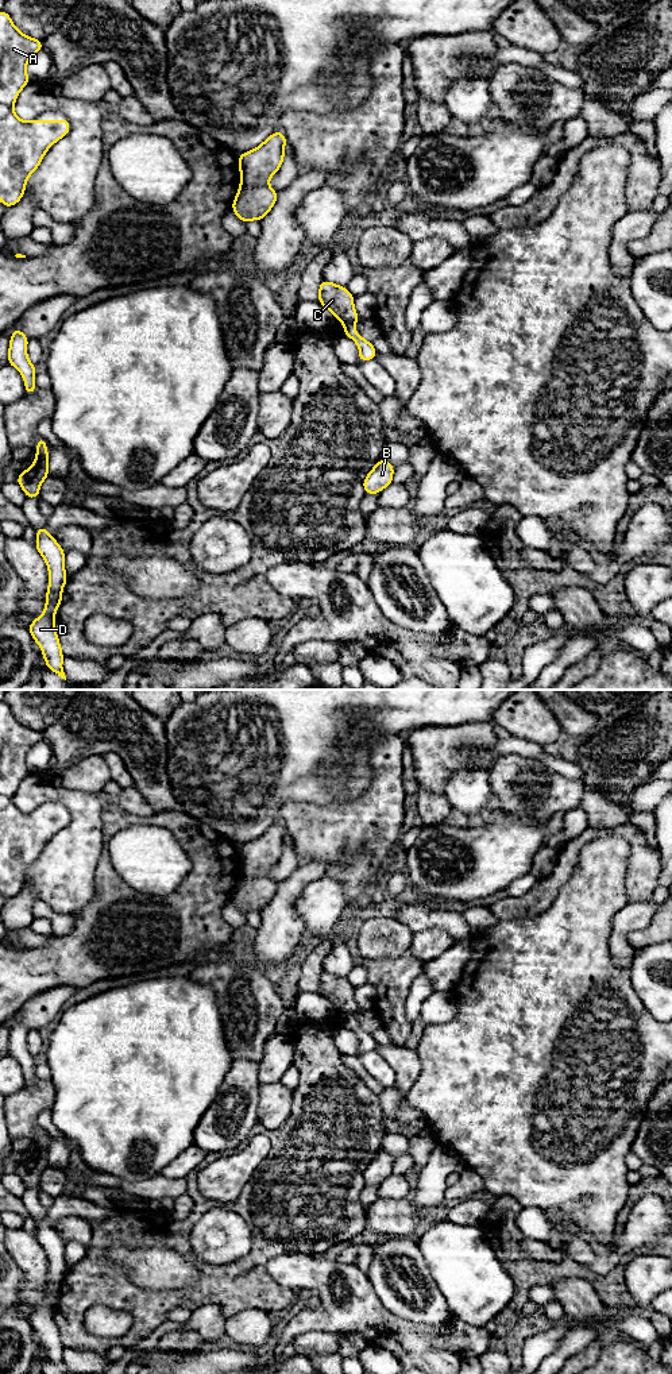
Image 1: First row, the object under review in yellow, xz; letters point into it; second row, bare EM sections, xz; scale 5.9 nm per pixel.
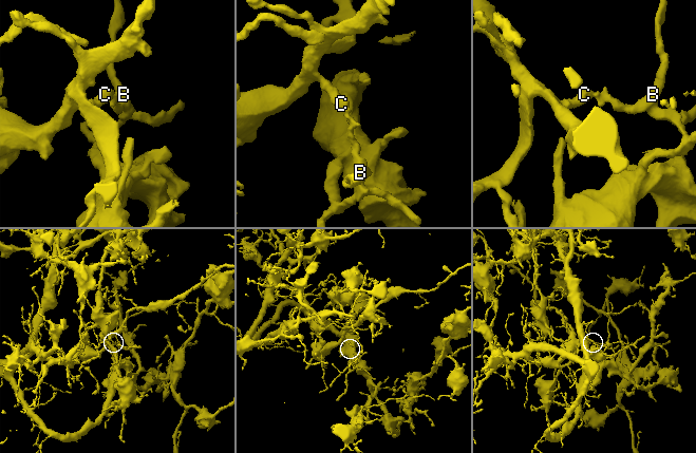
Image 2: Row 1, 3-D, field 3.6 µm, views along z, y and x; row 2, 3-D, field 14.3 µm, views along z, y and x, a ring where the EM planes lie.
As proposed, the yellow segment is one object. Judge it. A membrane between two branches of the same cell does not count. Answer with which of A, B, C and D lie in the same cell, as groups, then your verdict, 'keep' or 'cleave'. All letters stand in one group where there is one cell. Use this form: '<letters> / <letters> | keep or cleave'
A B D / C | cleave

